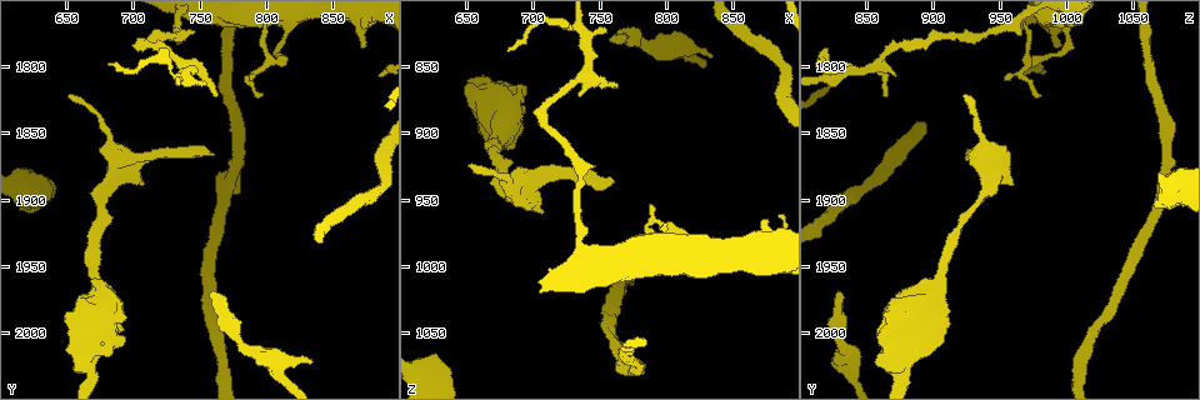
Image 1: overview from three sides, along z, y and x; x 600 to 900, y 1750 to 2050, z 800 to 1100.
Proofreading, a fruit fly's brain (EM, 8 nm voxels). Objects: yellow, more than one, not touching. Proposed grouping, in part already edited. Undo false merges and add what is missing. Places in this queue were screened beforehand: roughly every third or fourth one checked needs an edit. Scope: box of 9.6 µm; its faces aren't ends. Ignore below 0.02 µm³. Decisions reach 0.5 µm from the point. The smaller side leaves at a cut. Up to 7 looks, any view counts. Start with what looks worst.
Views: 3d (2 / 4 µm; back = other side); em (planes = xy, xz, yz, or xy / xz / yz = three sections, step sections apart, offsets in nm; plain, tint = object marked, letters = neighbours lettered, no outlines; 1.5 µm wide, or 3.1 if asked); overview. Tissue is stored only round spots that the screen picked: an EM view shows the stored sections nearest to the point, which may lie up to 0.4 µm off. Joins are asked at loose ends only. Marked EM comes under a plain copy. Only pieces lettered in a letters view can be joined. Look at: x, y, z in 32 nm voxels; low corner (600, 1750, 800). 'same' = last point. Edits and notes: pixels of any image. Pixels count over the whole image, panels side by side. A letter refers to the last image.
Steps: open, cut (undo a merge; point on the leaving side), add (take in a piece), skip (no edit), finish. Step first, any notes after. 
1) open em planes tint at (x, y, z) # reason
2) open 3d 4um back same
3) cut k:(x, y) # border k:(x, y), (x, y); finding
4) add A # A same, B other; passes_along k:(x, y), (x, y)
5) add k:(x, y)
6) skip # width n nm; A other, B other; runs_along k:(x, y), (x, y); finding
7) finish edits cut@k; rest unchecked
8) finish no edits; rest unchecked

open em xy step 4 tint at (874, 1772, 966) # free end

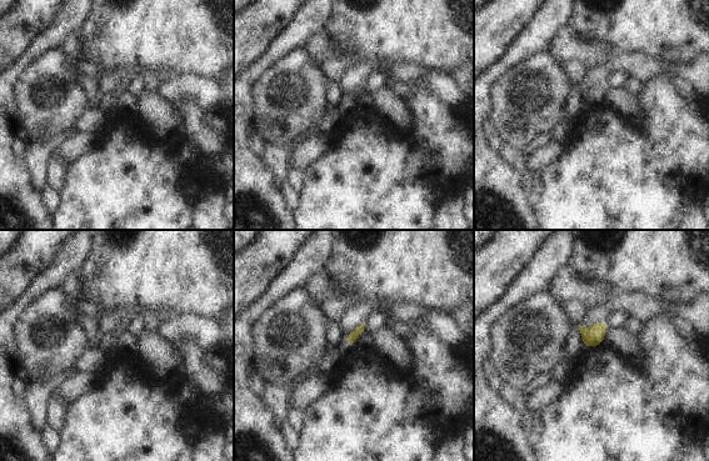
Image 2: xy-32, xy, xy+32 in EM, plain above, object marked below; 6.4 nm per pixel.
open em xy step 4 letters same

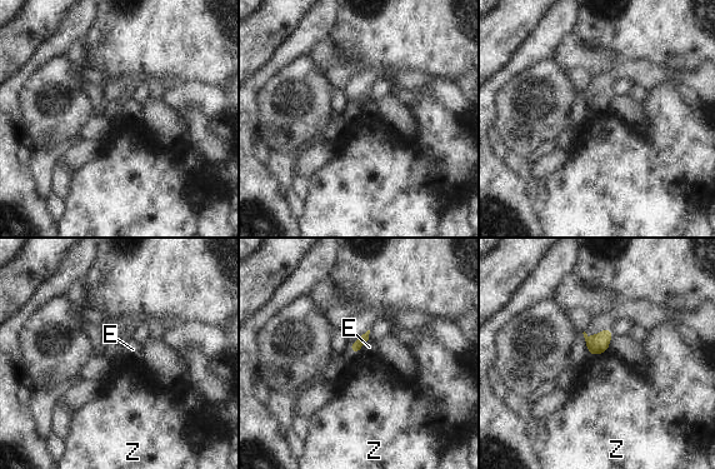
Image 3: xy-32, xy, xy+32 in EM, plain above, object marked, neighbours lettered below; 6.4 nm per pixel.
skip # longest_contact Z 130 nm; E other, Z other; border 3:(608, 349), (590, 355); none of them fits

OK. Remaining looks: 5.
open 3d 2um back at (762, 1868, 938) # branch stops here

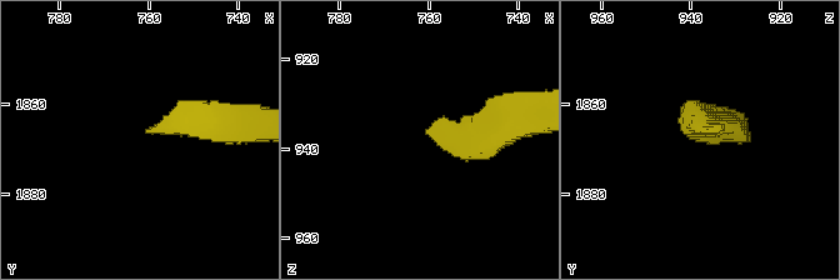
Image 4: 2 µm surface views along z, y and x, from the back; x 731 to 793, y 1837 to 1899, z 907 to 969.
open em xy step 4 tint at (762, 1867, 936)

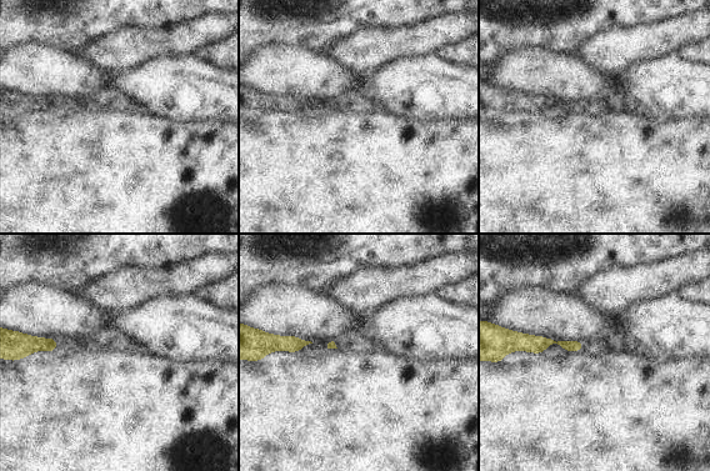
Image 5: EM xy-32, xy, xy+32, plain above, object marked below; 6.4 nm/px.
open em planes letters same

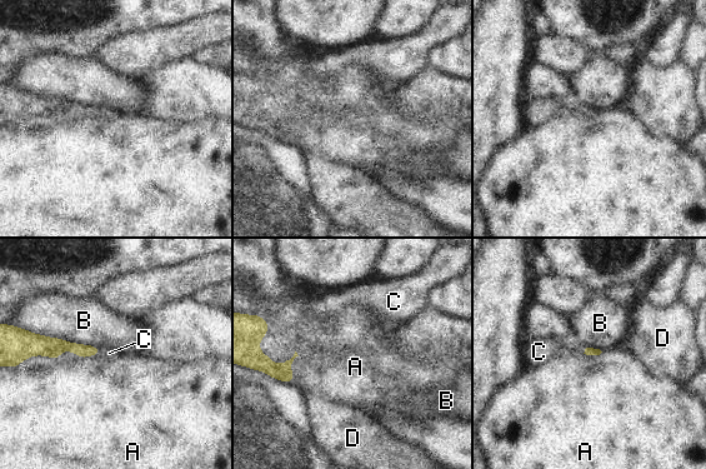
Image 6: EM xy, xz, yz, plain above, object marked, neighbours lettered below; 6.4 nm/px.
add C # A other, B other, C same, D other; passes_along 6:(80, 350), (100, 350), (109, 353); the neuron continues

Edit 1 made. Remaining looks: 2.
finish edits add@6; rest unchecked

